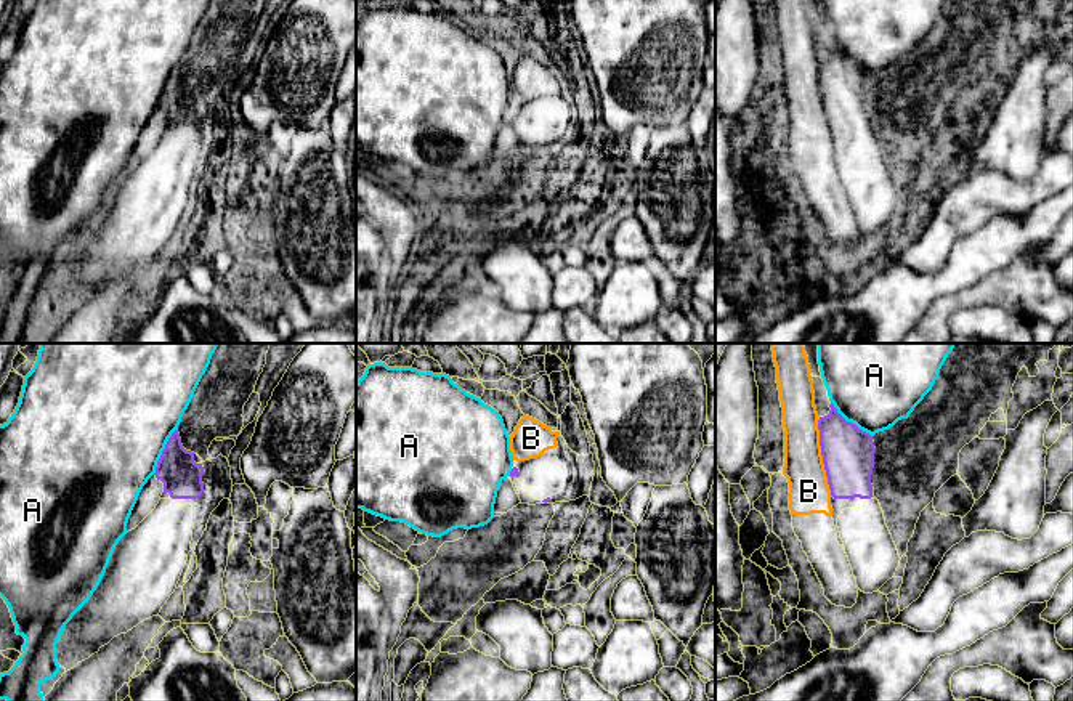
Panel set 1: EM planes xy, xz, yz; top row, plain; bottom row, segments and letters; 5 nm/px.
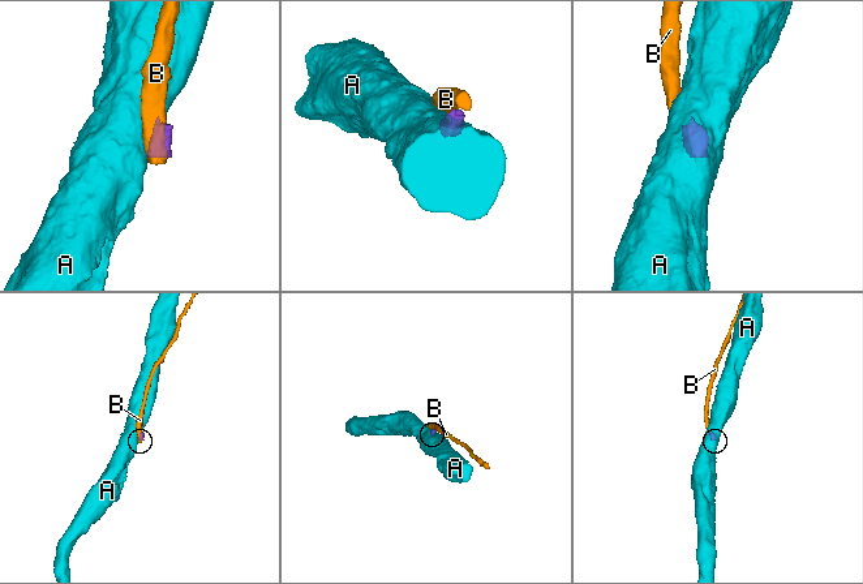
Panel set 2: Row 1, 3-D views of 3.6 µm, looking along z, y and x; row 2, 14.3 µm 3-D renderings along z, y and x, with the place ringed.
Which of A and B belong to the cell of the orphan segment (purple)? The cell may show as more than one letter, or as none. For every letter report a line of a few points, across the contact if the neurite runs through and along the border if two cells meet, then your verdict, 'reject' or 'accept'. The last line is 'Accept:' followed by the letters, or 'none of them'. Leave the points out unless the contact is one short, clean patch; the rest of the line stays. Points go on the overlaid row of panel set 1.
A: xy (175, 429), (153, 474) | reject
B: yz (818, 417), (820, 454), (833, 496) | reject
Accept: none of them

